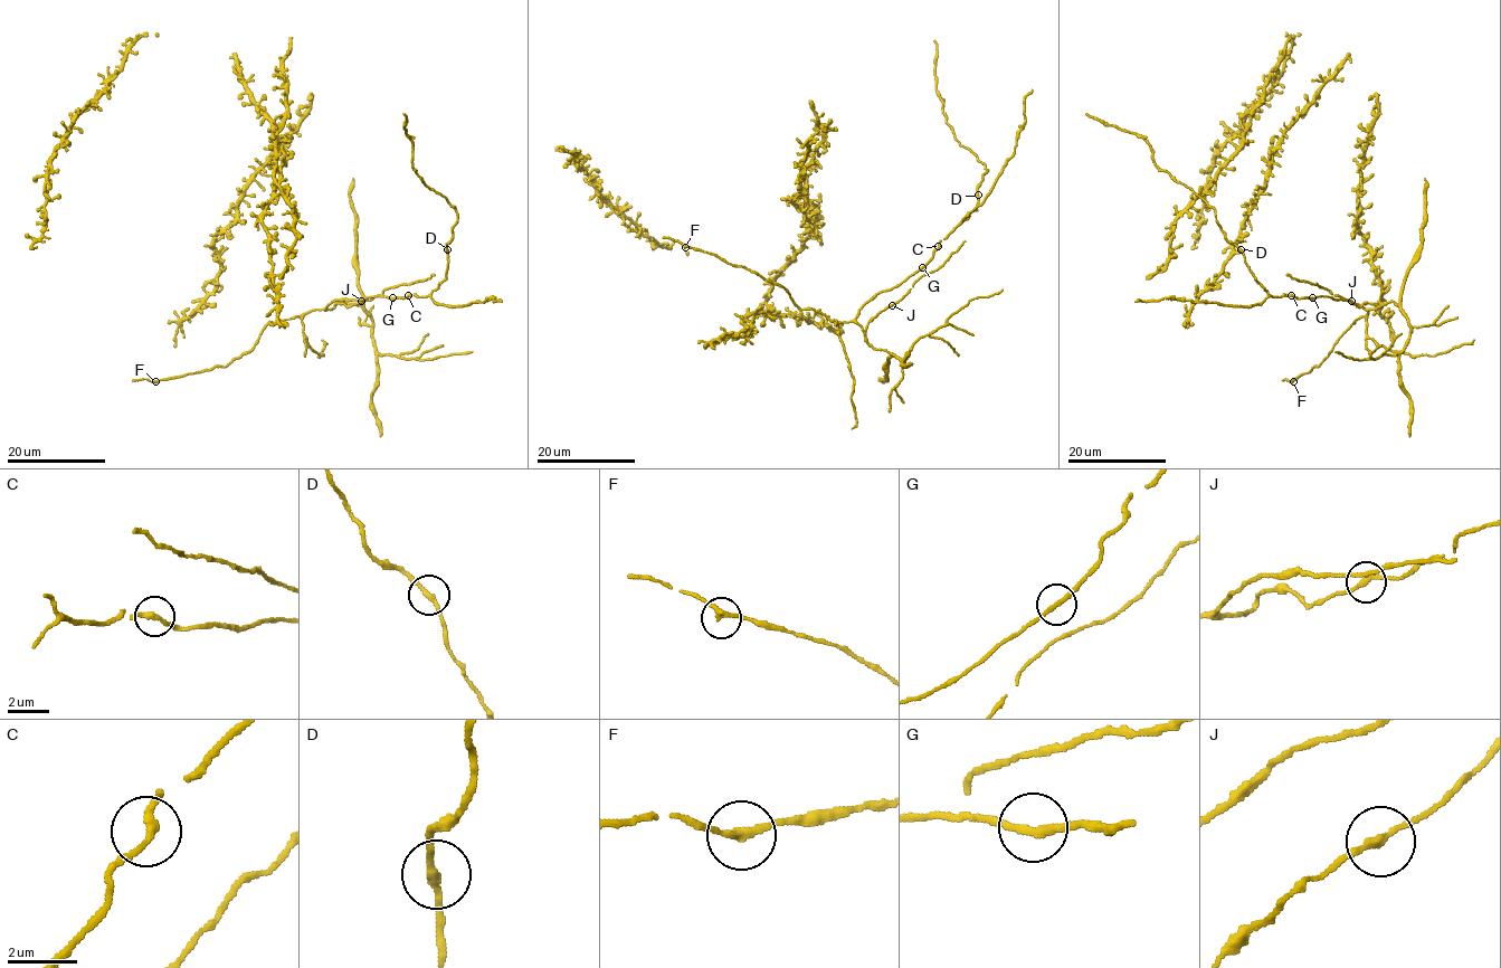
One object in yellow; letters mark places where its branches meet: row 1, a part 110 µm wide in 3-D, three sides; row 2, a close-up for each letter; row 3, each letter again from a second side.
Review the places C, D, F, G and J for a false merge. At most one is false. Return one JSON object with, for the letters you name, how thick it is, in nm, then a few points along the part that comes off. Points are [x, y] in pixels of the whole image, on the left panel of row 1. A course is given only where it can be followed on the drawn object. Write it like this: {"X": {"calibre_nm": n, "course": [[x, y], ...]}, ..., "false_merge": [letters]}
{"false_merge": []}

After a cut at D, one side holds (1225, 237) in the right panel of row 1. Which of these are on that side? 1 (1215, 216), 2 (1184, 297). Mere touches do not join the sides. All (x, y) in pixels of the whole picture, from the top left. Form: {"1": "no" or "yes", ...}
{"1": "yes", "2": "yes"}

